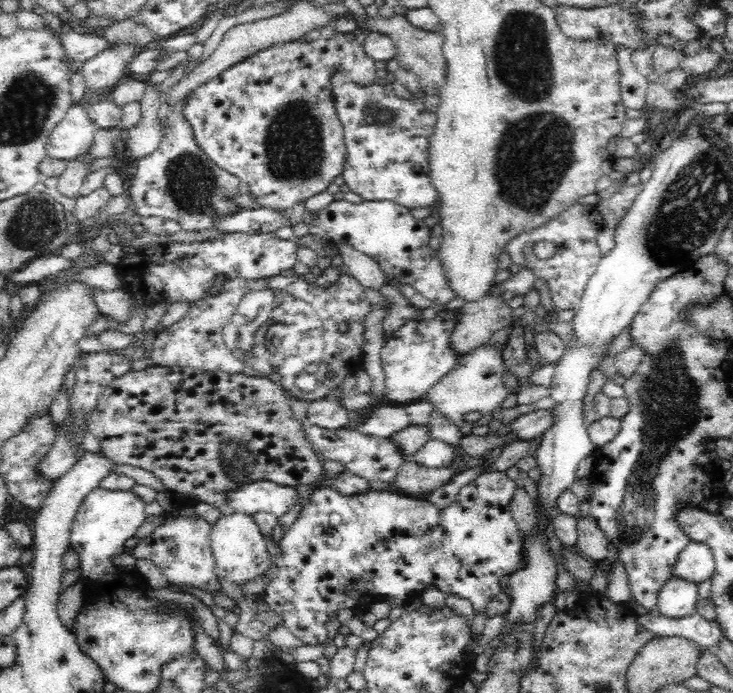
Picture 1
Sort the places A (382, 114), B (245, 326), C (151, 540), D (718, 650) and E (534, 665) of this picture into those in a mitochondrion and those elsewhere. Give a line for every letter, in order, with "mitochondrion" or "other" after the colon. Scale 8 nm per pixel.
A: mitochondrion
B: mitochondrion
C: other
D: other
E: other

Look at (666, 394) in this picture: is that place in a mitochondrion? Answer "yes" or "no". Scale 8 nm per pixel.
yes

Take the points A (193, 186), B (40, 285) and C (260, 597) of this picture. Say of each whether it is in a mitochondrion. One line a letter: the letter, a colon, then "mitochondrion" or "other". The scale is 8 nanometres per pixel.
A: mitochondrion
B: other
C: other

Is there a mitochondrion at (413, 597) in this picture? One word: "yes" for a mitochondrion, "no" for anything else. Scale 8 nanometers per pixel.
no

